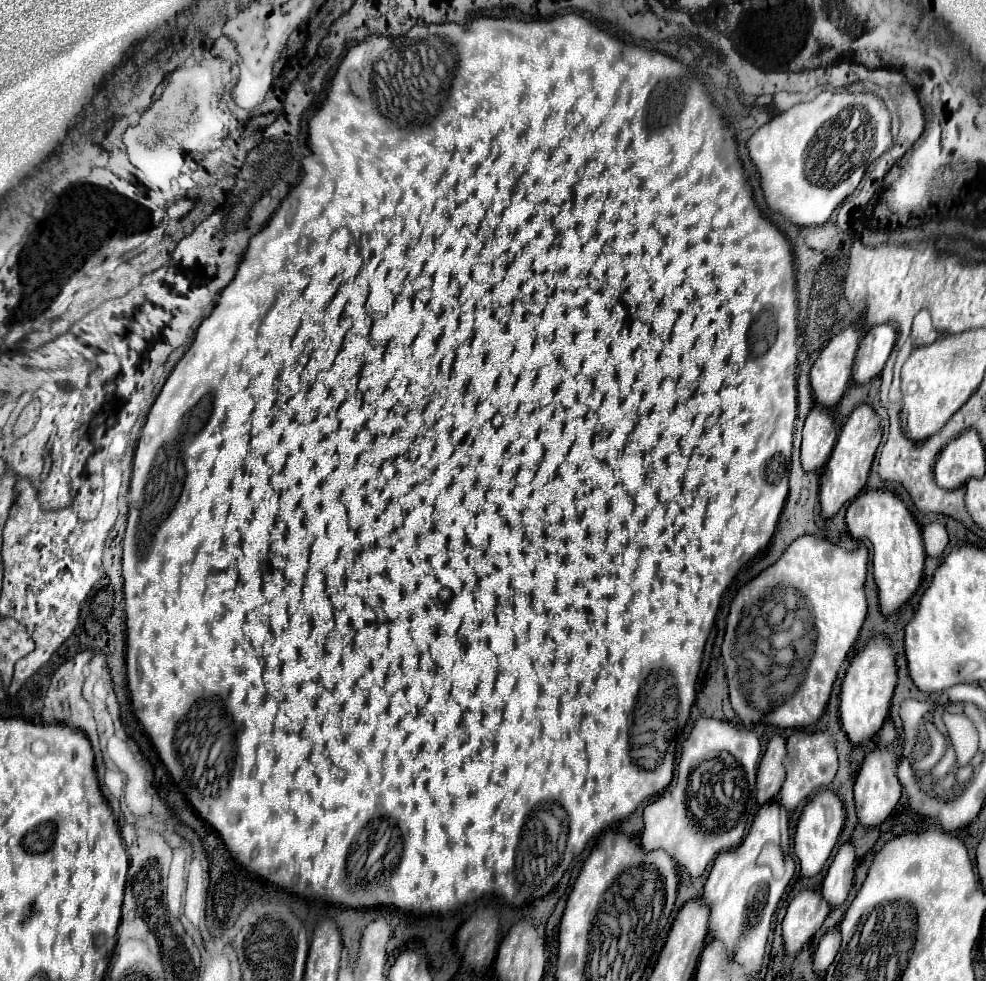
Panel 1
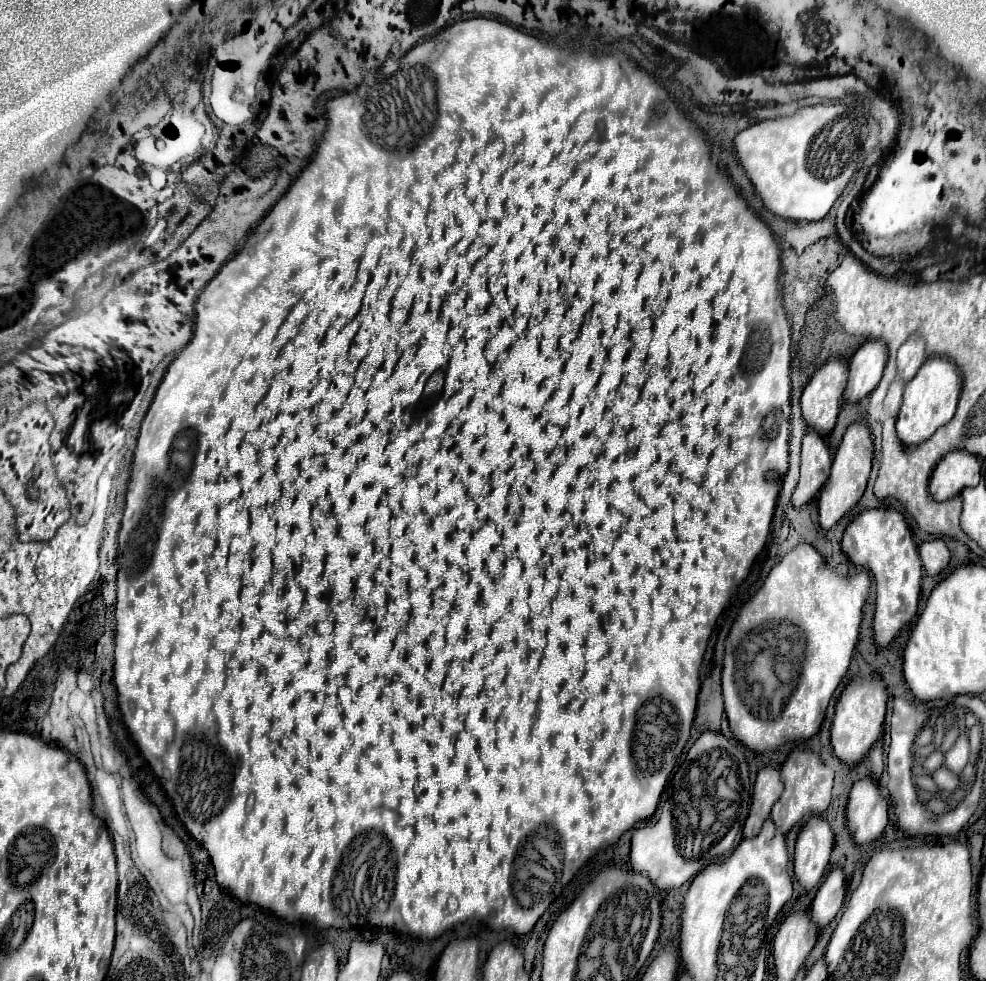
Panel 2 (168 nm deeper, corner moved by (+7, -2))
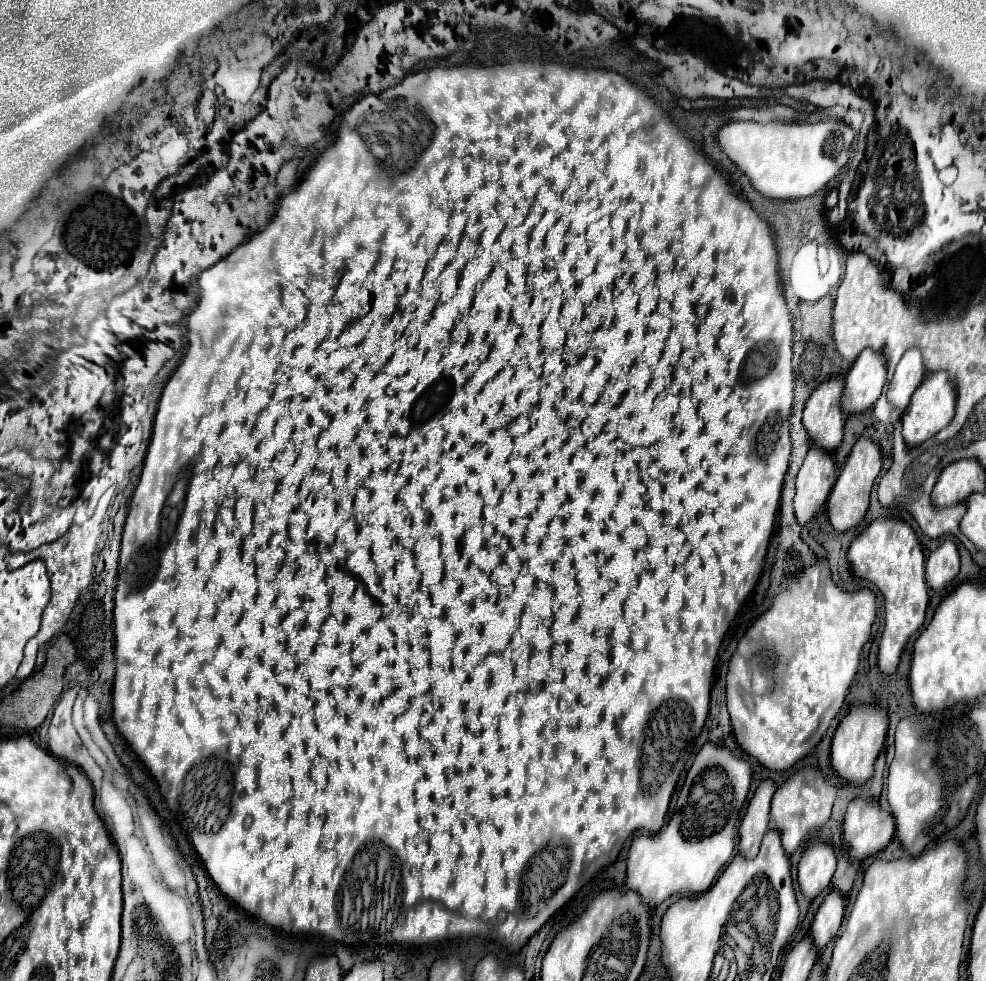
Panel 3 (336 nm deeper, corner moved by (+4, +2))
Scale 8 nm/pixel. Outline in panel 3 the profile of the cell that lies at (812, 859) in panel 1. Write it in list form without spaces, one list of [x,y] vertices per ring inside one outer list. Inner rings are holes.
[[[825,840],[809,842],[797,864],[797,880],[801,892],[809,900],[813,900],[829,886],[833,872],[835,872],[833,846]]]

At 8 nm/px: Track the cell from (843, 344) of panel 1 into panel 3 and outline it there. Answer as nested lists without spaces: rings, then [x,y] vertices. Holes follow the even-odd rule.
[[[835,376],[819,384],[809,396],[803,410],[803,424],[815,444],[833,452],[843,438],[845,414],[841,412],[843,376]]]

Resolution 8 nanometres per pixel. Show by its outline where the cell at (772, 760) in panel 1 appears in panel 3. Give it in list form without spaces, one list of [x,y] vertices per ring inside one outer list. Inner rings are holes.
[[[761,782],[749,802],[747,814],[739,826],[739,854],[755,858],[763,834],[769,830],[769,810],[775,794],[775,782]]]

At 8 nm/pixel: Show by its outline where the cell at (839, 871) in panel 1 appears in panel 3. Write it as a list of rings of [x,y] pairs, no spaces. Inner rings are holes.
[[[831,890],[821,902],[815,920],[811,924],[811,934],[819,950],[823,950],[825,944],[837,936],[843,914],[845,914],[845,896],[839,890]]]

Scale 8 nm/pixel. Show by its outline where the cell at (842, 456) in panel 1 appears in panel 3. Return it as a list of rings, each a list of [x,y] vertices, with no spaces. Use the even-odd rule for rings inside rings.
[[[859,438],[855,442],[851,454],[847,456],[845,466],[841,468],[841,474],[839,474],[835,486],[829,494],[829,500],[827,500],[827,516],[829,516],[831,526],[837,532],[845,532],[845,530],[857,526],[863,520],[863,516],[867,512],[867,506],[869,506],[869,494],[871,494],[873,482],[875,482],[879,472],[881,472],[879,446],[871,438]]]

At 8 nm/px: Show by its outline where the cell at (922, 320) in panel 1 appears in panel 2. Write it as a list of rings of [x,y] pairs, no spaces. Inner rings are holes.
[[[914,334],[898,348],[898,358],[896,358],[898,378],[906,384],[906,380],[910,380],[920,370],[920,364],[924,364],[924,360],[926,360],[924,340]]]

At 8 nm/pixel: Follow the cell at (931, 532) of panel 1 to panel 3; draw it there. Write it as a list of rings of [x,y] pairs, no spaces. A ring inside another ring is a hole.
[[[943,540],[927,556],[927,584],[935,590],[943,590],[959,574],[959,554],[953,540]]]

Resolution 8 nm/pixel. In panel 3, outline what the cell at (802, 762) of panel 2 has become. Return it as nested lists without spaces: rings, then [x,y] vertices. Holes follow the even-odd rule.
[[[805,766],[789,776],[785,784],[781,784],[771,802],[771,830],[777,830],[783,840],[783,848],[787,854],[793,854],[803,842],[807,842],[813,832],[817,832],[831,816],[831,806],[835,800],[837,788],[833,788],[819,768]]]

